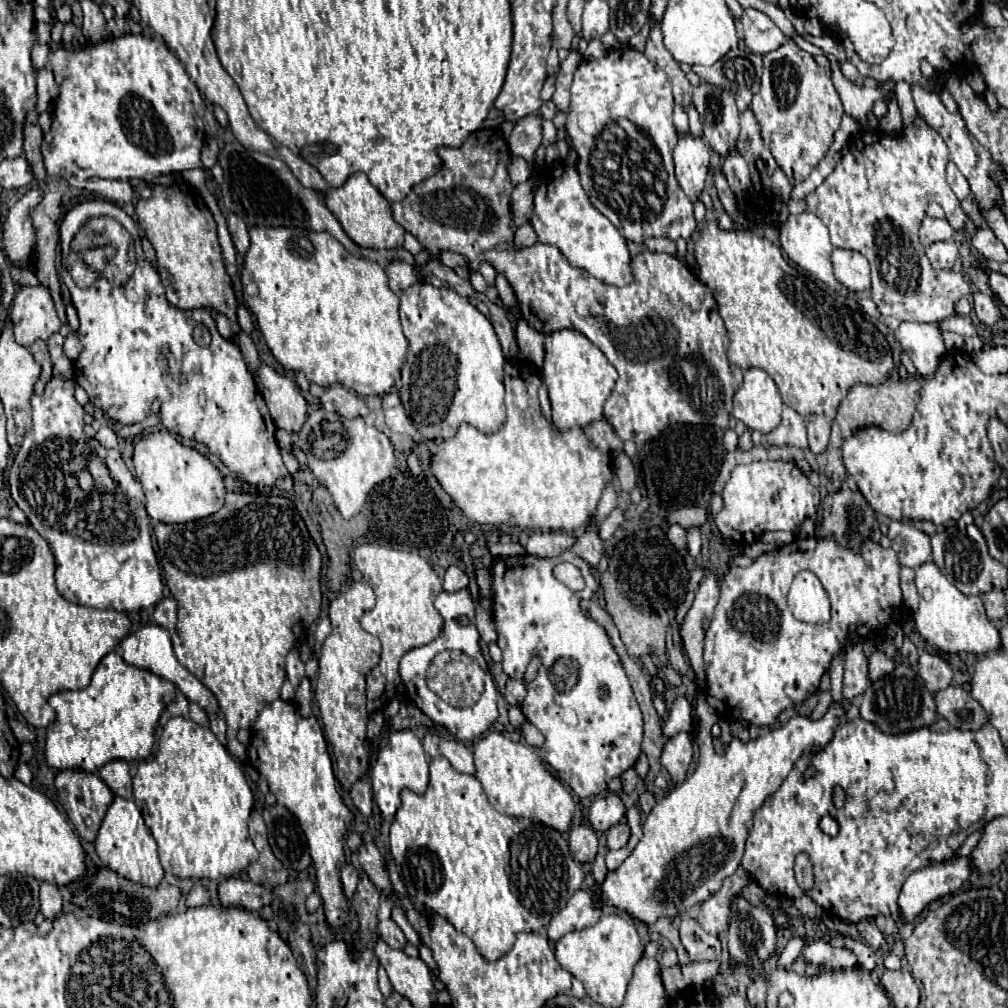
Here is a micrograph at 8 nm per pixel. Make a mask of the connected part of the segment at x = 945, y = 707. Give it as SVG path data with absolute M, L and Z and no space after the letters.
M948 686L936 692L936 710L942 718L946 718L954 728L960 730L978 730L986 724L986 714L982 706L970 696L970 692L960 686Z

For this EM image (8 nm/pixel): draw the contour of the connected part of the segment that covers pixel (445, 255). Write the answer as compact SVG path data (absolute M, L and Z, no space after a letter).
M442 250L436 258L440 258L442 264L446 264L446 266L450 266L450 268L454 268L456 264L460 264L460 266L466 266L466 264L468 264L468 260L466 260L464 256L454 254L454 252L450 252L450 250Z

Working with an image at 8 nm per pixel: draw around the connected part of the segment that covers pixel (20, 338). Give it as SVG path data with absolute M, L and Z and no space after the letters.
M24 286L12 302L12 330L20 346L30 348L34 340L48 340L60 330L60 320L46 286Z

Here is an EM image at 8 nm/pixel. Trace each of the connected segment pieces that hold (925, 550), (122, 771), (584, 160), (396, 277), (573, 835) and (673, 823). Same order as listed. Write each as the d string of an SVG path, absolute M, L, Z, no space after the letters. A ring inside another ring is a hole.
M890 522L888 538L902 566L918 568L932 556L930 536L904 522Z
M112 760L98 770L98 776L108 784L108 788L122 798L132 798L132 778L128 764L124 760Z
M628 46L610 50L604 58L592 58L584 60L576 74L574 82L570 86L570 112L566 122L566 132L572 138L572 146L578 154L578 174L584 192L588 194L592 206L600 210L618 230L620 234L630 242L644 242L650 236L664 236L670 240L688 238L692 230L688 228L688 220L692 218L692 202L680 190L680 184L674 176L674 162L672 162L672 150L678 140L678 132L672 124L672 86L668 82L668 76L652 64L642 52L636 52ZM622 122L630 122L630 132L626 126L620 126ZM648 184L658 184L658 200L648 200Z
M394 260L386 268L386 272L388 272L388 278L390 278L390 290L394 290L394 292L404 290L404 288L412 286L418 280L414 264L408 264L404 260Z
M588 824L572 826L568 842L570 842L572 858L576 858L582 864L594 860L594 856L598 852L598 836L592 830L592 826L588 826Z
M698 694L694 714L696 714L696 742L700 746L700 764L696 772L684 780L684 784L676 786L652 808L652 812L646 816L646 822L642 826L644 830L642 840L638 842L638 846L632 850L632 854L622 862L622 866L616 872L608 872L608 878L604 880L600 888L600 896L596 896L596 900L604 898L606 904L622 912L628 912L642 922L652 924L660 916L670 918L670 916L678 916L680 912L684 914L692 904L698 904L710 898L722 886L722 880L732 876L736 868L740 866L740 858L744 852L748 830L752 826L754 810L758 810L762 802L780 788L780 784L790 774L794 762L800 756L816 754L832 742L836 728L846 718L848 706L850 704L844 700L838 700L838 702L832 700L828 712L820 720L812 720L810 716L796 714L786 724L772 728L768 734L756 740L742 742L742 740L733 738L728 750L718 756L710 744L708 708L712 706L706 702L704 694Z

